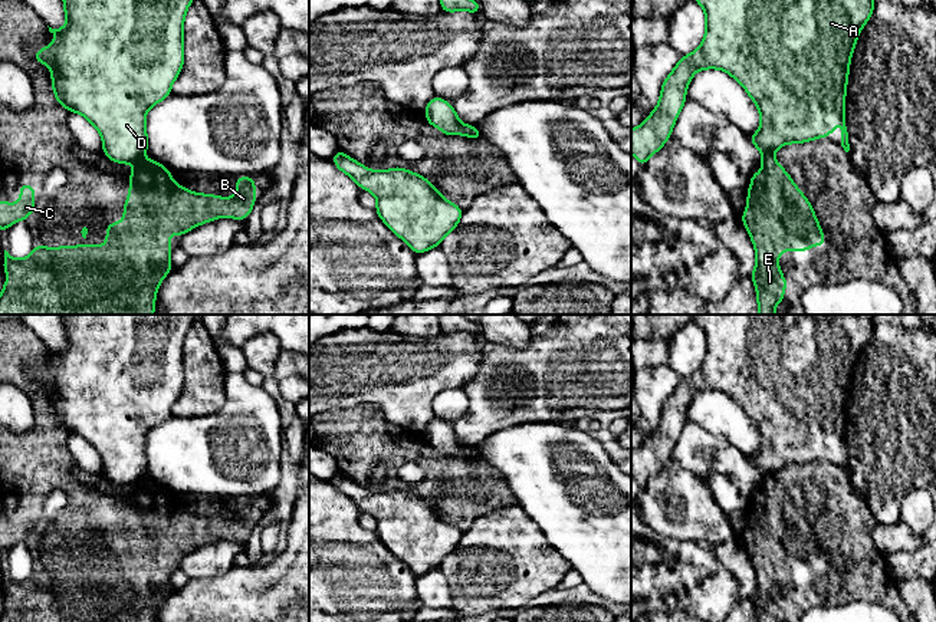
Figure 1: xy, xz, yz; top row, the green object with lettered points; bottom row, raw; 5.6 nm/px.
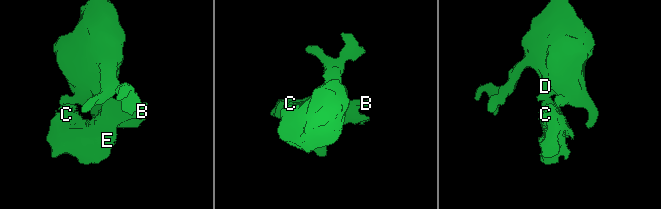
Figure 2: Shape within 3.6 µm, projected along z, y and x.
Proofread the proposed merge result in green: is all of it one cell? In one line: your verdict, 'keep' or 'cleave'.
cleave

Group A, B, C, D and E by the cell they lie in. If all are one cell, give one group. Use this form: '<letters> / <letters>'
A D / B C E

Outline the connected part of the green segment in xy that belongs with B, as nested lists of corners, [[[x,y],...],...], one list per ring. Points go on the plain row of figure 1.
[[[141,480],[137,491],[129,494],[129,519],[124,523],[124,543],[106,546],[105,567],[59,567],[52,572],[49,567],[33,567],[32,575],[23,580],[14,580],[4,572],[4,602],[0,622],[155,622],[157,612],[165,596],[174,588],[170,583],[173,572],[171,562],[167,559],[171,553],[180,560],[194,549],[220,539],[234,542],[247,542],[254,523],[254,498],[239,498],[234,501],[237,516],[231,520],[223,520],[213,516],[198,516],[188,513],[173,503],[171,493],[155,481]]]

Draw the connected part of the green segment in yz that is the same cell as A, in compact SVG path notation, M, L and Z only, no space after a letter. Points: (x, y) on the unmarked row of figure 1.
M693 315L693 320L706 336L705 361L694 373L682 378L661 407L656 431L640 448L631 451L631 475L641 490L667 464L686 424L686 411L693 396L702 391L722 391L748 414L761 437L759 452L749 457L749 463L762 477L774 475L785 465L828 458L834 454L835 440L841 448L841 468L845 474L850 473L844 441L850 382L858 355L873 336L874 315Z

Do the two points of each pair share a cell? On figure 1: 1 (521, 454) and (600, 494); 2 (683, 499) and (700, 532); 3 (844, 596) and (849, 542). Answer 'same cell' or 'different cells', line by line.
1: same cell
2: same cell
3: same cell

